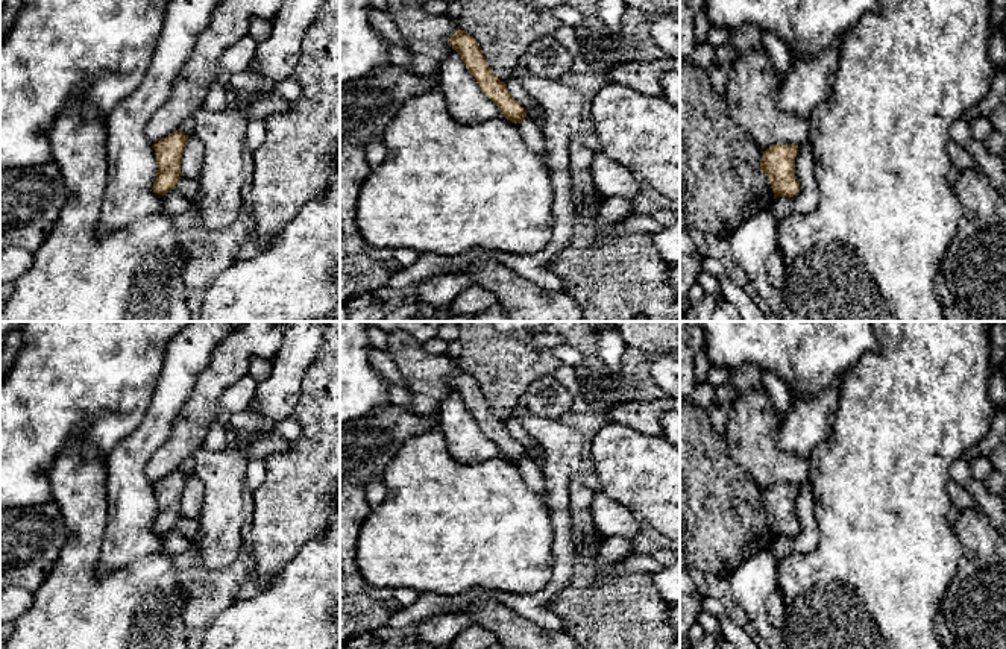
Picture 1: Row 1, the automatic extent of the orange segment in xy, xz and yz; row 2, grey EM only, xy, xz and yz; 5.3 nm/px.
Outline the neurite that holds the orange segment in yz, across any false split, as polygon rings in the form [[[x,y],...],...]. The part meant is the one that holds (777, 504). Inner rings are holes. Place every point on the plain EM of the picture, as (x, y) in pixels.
[[[775,484],[763,491],[760,511],[768,517],[774,538],[794,537],[800,532],[800,520],[794,509],[797,494],[795,484]]]

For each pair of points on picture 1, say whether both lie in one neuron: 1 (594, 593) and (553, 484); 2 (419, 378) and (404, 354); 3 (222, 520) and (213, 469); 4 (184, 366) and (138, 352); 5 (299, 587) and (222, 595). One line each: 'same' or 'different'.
1: different
2: same
3: same
4: different
5: different

